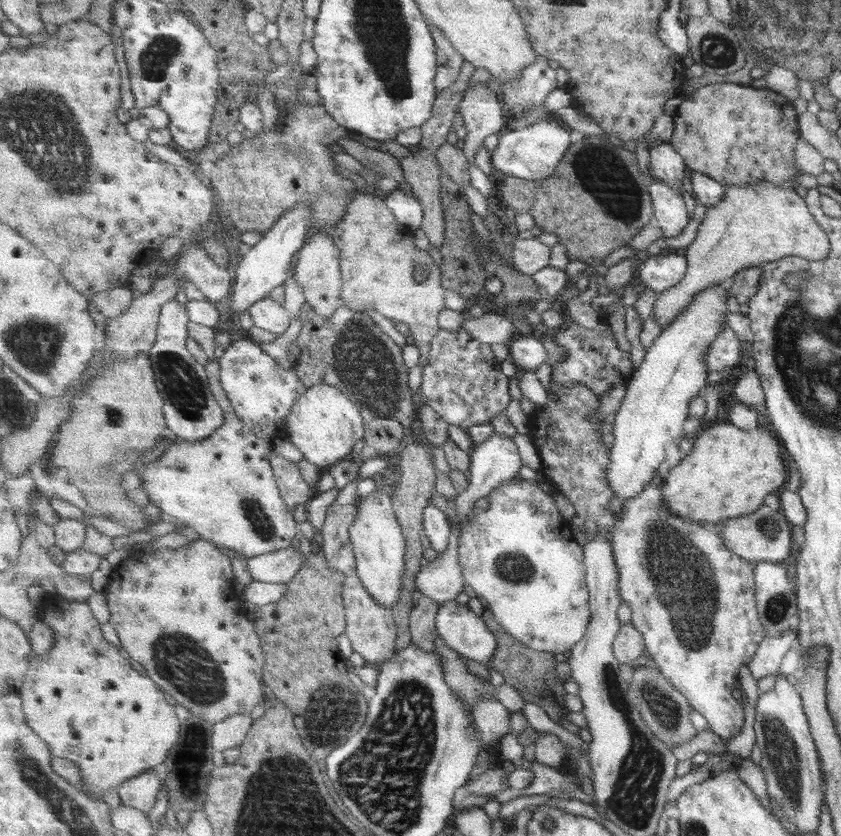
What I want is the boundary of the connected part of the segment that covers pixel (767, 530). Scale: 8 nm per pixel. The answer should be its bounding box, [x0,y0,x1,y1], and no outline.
[719,505,792,563]

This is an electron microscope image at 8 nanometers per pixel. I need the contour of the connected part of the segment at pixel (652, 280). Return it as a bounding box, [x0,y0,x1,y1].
[635,251,688,294]

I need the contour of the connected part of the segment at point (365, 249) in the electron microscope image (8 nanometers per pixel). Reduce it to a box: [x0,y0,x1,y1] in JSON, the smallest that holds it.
[329,190,445,370]

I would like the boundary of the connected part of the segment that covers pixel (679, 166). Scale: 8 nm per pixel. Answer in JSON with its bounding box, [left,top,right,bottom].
[649,142,687,194]

